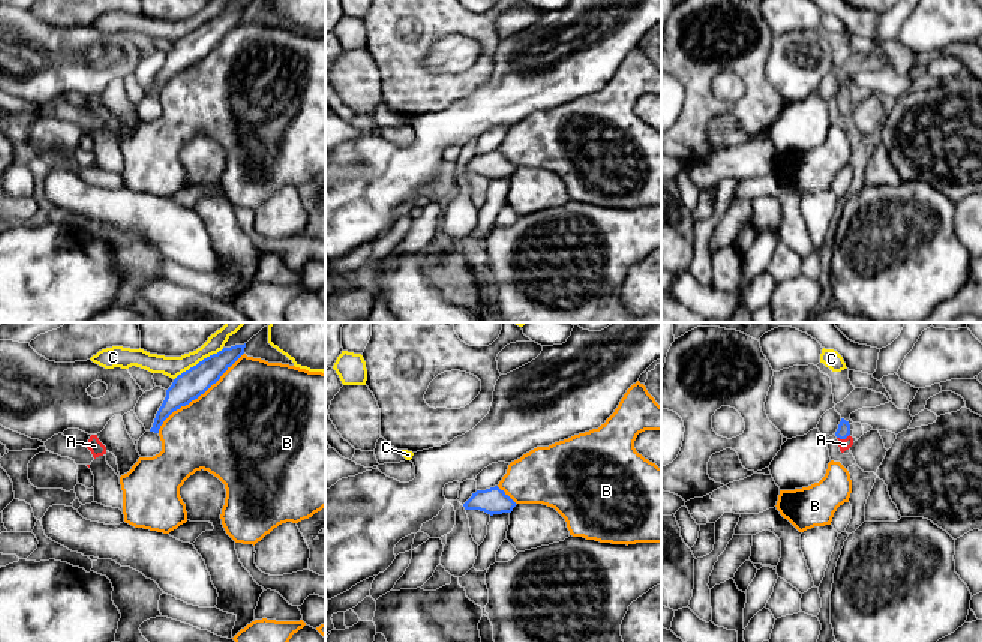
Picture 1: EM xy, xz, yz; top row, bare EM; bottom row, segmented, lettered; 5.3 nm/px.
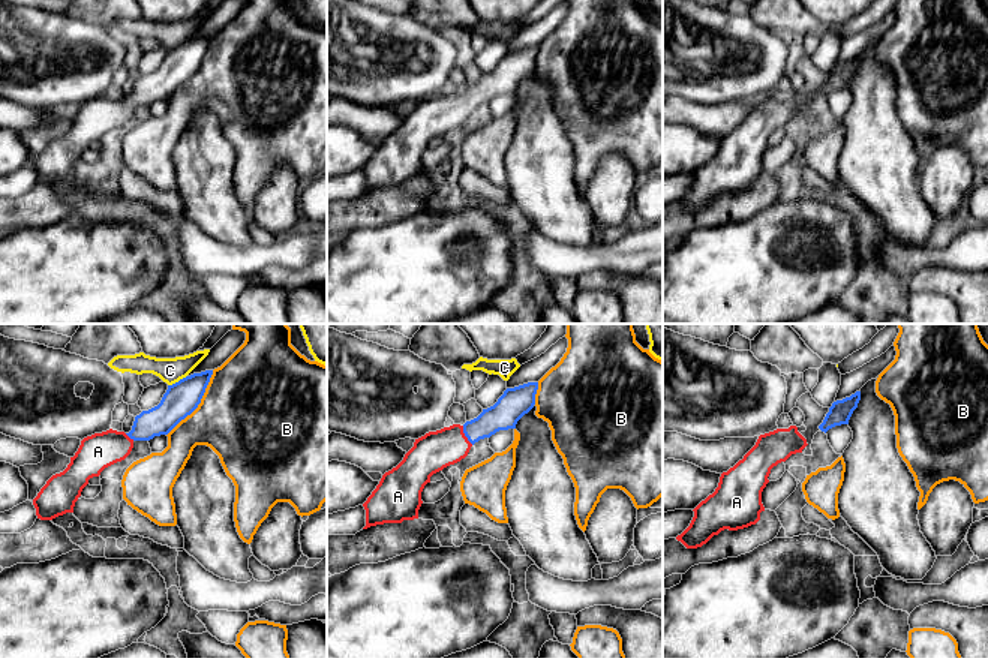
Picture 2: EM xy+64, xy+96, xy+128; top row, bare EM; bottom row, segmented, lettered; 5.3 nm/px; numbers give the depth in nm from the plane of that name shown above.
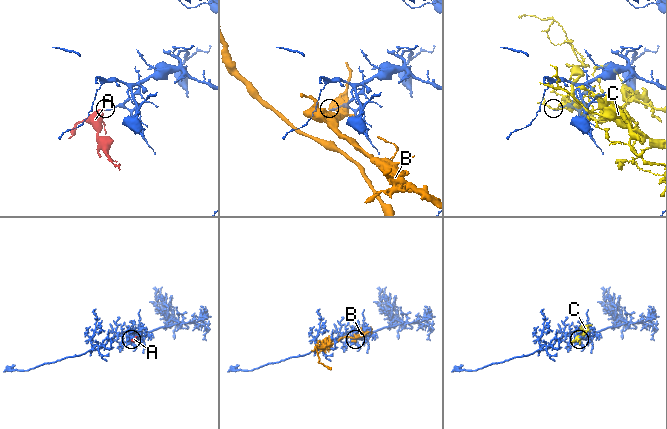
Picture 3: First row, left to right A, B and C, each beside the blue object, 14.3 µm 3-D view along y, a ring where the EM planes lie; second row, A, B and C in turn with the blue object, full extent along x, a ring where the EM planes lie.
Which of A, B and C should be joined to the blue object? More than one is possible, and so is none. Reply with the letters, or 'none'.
A

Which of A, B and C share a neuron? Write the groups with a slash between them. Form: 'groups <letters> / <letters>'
groups A / B / C

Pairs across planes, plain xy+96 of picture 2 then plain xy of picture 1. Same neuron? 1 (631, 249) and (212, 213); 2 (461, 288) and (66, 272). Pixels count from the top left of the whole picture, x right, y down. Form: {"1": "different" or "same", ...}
{"1": "different", "2": "same"}

